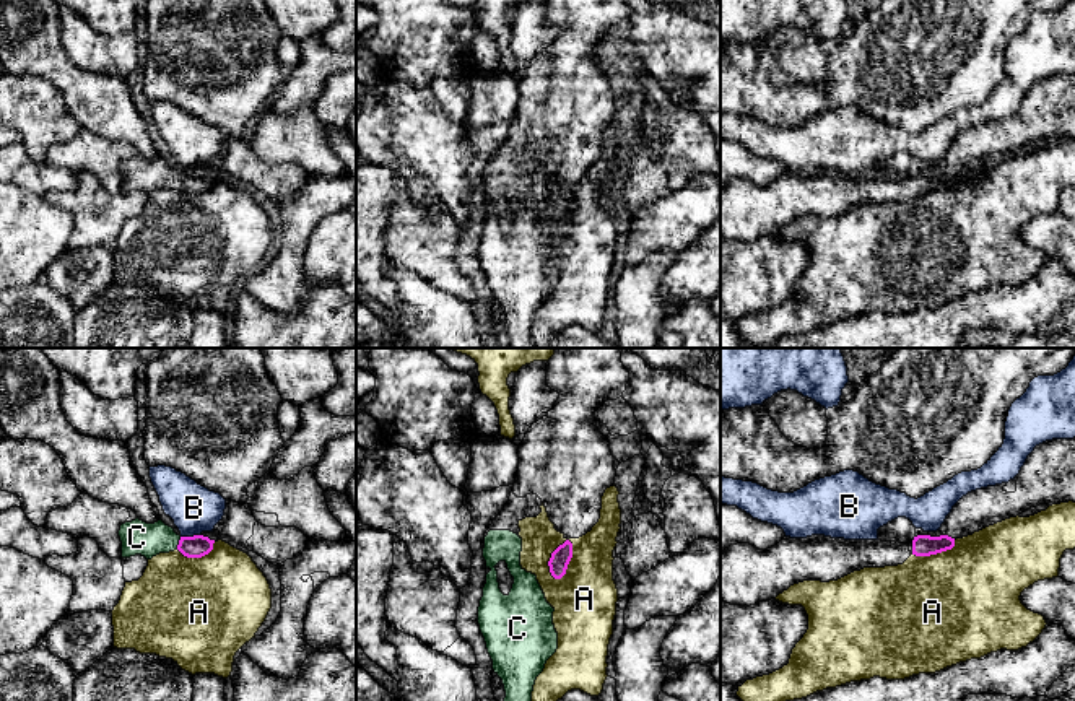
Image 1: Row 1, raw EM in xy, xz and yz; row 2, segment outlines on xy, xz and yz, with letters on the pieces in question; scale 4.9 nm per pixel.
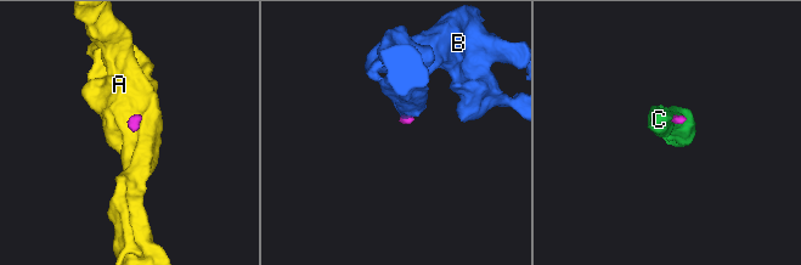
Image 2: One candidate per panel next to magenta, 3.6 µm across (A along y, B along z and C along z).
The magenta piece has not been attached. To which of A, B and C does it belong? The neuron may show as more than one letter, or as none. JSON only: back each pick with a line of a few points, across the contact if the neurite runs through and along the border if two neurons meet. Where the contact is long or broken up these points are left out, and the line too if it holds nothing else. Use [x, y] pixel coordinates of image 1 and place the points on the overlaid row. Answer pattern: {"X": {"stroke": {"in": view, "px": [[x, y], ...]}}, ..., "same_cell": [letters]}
{"C": {"stroke": {"in": "xy", "px": [[192, 547], [179, 544], [137, 537]]}}, "same_cell": ["C"]}

